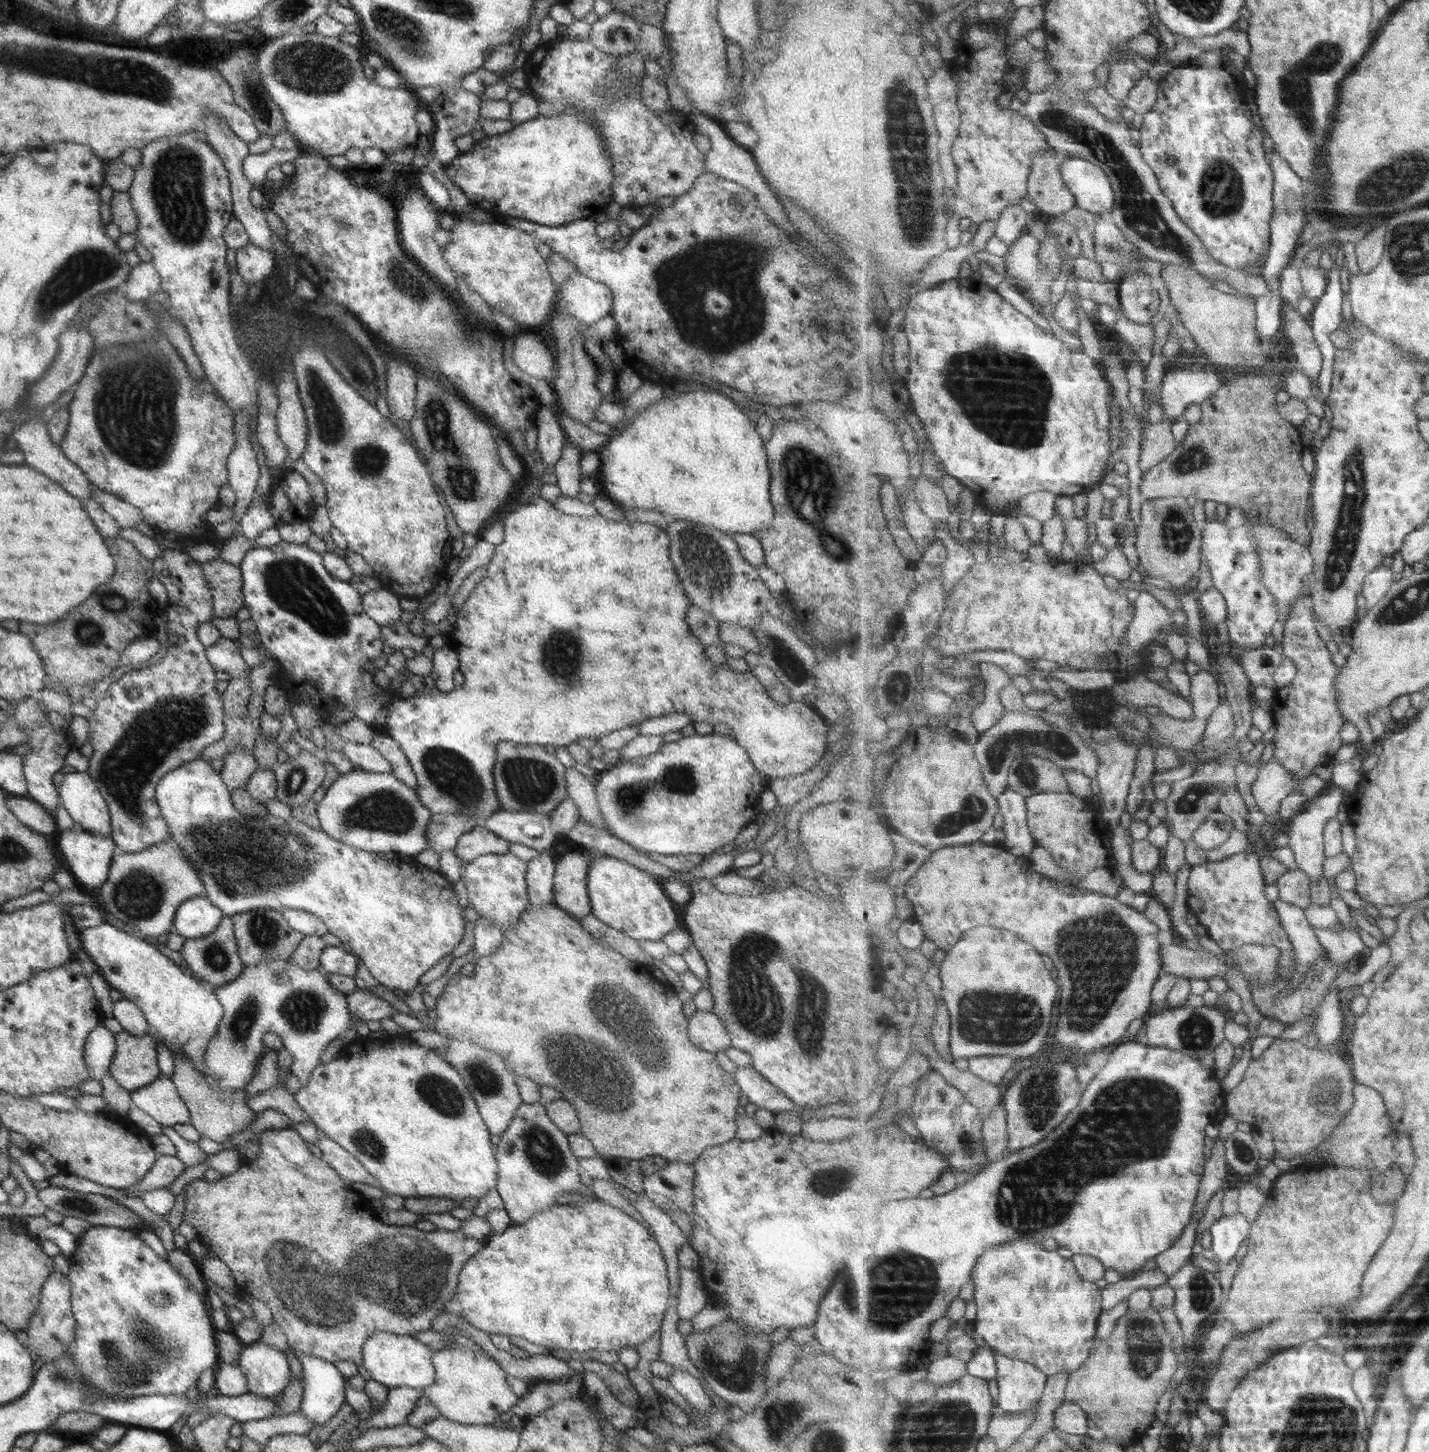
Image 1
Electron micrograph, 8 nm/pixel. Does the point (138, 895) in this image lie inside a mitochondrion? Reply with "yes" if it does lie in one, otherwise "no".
yes

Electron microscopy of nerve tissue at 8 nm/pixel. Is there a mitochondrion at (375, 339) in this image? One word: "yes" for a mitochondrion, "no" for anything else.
no

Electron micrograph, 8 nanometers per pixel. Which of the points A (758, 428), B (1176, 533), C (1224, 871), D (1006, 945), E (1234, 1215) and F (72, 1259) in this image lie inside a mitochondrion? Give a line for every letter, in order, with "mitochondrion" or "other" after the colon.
A: other
B: mitochondrion
C: other
D: other
E: other
F: other

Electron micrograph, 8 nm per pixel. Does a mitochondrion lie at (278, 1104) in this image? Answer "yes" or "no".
no

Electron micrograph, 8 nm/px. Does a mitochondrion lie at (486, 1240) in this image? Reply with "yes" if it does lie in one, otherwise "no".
no

